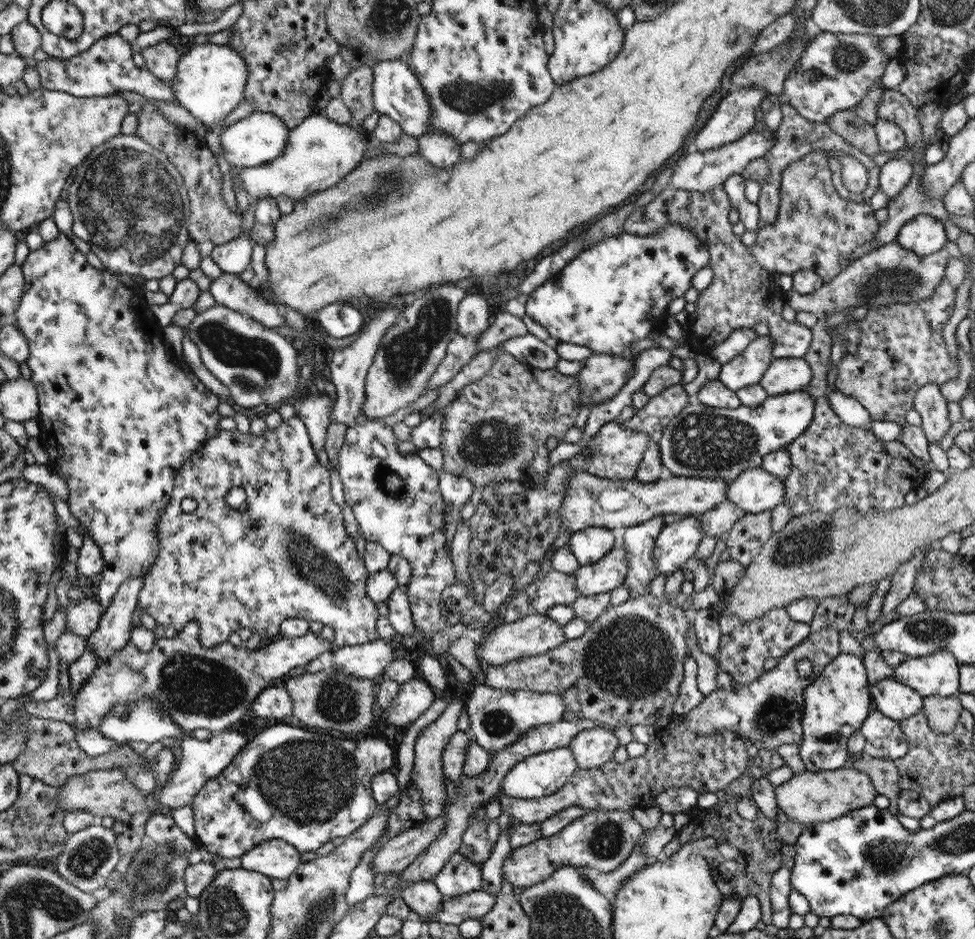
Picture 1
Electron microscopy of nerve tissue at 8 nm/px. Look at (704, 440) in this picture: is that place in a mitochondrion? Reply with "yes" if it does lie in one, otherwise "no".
yes

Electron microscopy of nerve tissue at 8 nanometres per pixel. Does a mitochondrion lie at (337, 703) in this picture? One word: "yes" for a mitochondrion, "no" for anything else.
yes

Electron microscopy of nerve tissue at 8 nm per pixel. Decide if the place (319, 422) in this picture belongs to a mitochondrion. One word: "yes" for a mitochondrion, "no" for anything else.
no

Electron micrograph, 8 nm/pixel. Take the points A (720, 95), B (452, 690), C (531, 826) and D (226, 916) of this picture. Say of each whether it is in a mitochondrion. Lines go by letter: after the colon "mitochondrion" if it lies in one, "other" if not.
A: other
B: other
C: other
D: mitochondrion

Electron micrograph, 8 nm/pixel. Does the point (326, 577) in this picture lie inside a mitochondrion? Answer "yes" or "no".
yes

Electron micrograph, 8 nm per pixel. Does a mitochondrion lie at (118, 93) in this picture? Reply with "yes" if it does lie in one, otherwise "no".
no

